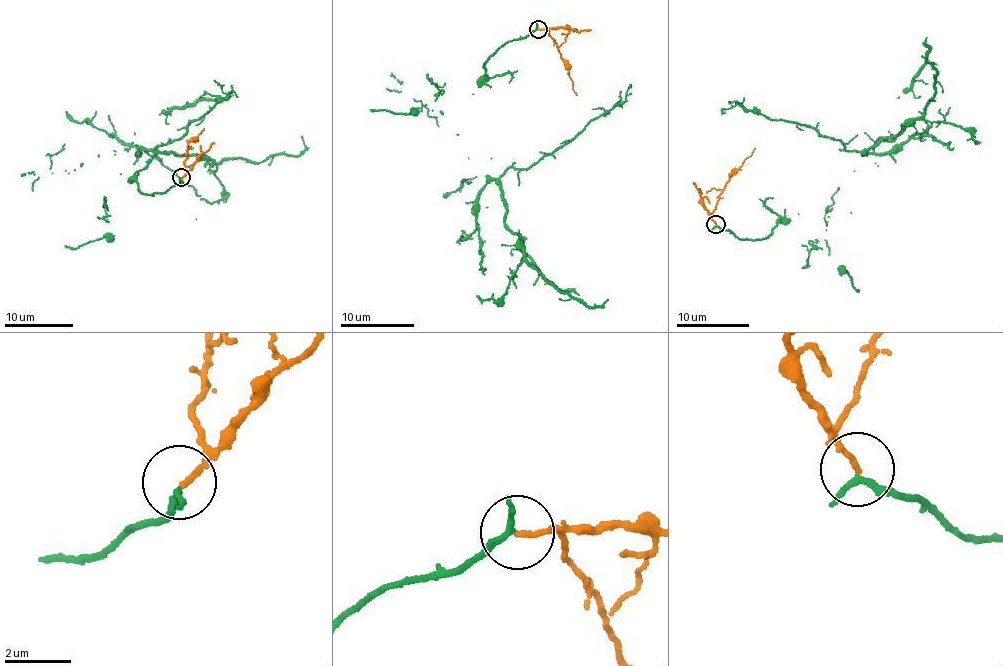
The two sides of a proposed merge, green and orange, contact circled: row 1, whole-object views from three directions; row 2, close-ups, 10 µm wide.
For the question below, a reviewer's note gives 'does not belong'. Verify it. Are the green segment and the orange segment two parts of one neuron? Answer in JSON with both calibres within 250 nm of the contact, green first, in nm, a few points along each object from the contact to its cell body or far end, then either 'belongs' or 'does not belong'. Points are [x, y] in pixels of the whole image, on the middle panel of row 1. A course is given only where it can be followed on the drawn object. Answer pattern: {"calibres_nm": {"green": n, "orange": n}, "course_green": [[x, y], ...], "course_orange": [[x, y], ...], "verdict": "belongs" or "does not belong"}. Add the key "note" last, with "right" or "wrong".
{"calibres_nm": {"green": 170, "orange": 150}, "course_green": [[537, 29], [441, 112], [464, 179], [500, 186], [523, 261], [588, 306], [608, 300]], "course_orange": [[538, 29], [546, 27], [560, 47], [576, 95]], "verdict": "belongs", "note": "wrong"}

